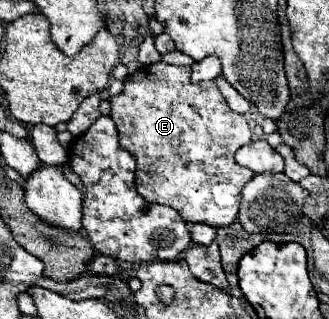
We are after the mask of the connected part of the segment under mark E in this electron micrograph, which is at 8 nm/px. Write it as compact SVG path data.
M155 63L137 69L125 79L125 89L113 95L111 119L119 131L119 143L135 161L135 185L139 195L151 203L169 205L179 211L187 223L207 223L211 227L227 227L237 219L241 191L251 181L253 173L235 161L235 151L251 143L251 129L243 115L229 109L215 81L191 83L189 67Z

